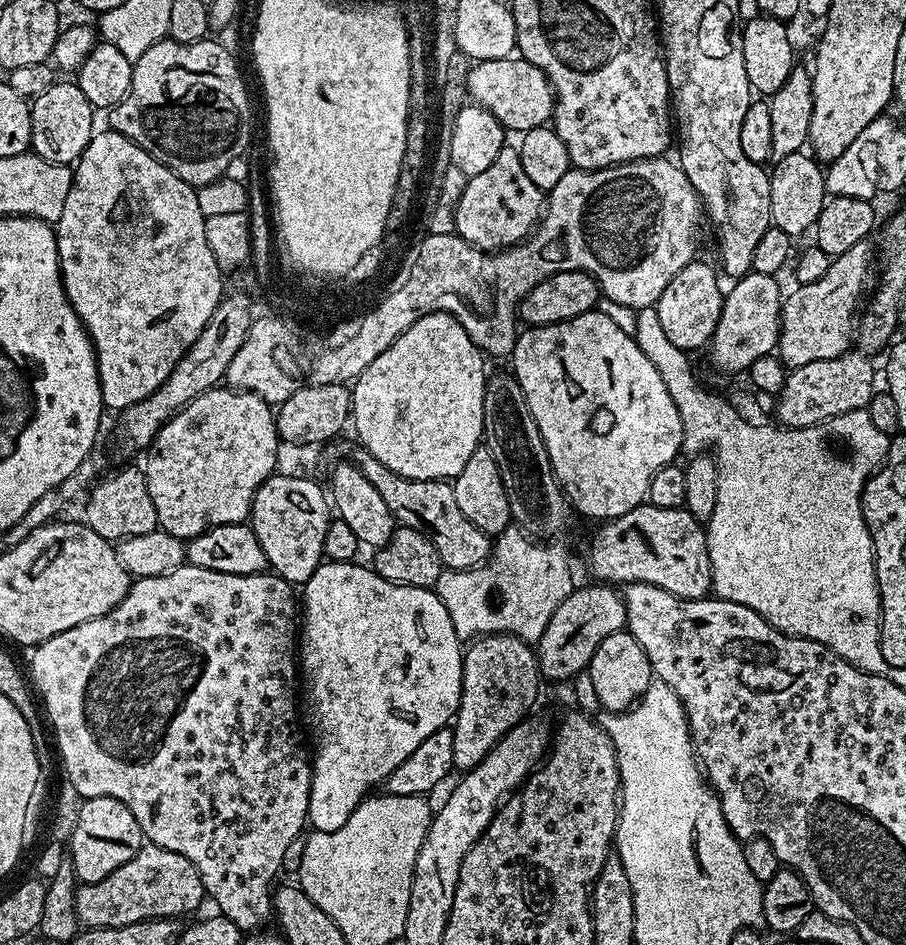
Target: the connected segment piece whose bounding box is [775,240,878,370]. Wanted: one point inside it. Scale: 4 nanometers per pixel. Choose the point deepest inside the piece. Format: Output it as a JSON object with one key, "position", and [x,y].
{"position":[818,320]}

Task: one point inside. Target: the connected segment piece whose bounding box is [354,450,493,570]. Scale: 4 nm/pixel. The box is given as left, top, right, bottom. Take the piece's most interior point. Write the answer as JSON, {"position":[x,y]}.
{"position":[429,506]}

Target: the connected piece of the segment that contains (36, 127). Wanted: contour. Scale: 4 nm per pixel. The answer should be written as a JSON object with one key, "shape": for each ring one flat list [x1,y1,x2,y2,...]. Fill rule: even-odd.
{"shape":[[57,82,50,86,50,90,46,90,46,94,38,94,38,98,31,101,32,106,32,147,31,151,36,155,46,158,46,162,54,162,55,164,75,165,80,155,86,150,86,146,91,142,94,135,94,127,92,128,92,115,94,109,92,104,86,98,86,94,82,94,82,90,74,82]]}

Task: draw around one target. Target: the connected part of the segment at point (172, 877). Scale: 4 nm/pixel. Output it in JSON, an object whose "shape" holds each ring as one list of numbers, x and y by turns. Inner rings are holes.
{"shape":[[145,843,126,866,118,866,114,874,106,874,102,882,77,887,76,914,84,928,117,928,150,918,184,918,205,900,202,878,189,860,182,858,182,854,174,854,174,850]]}

